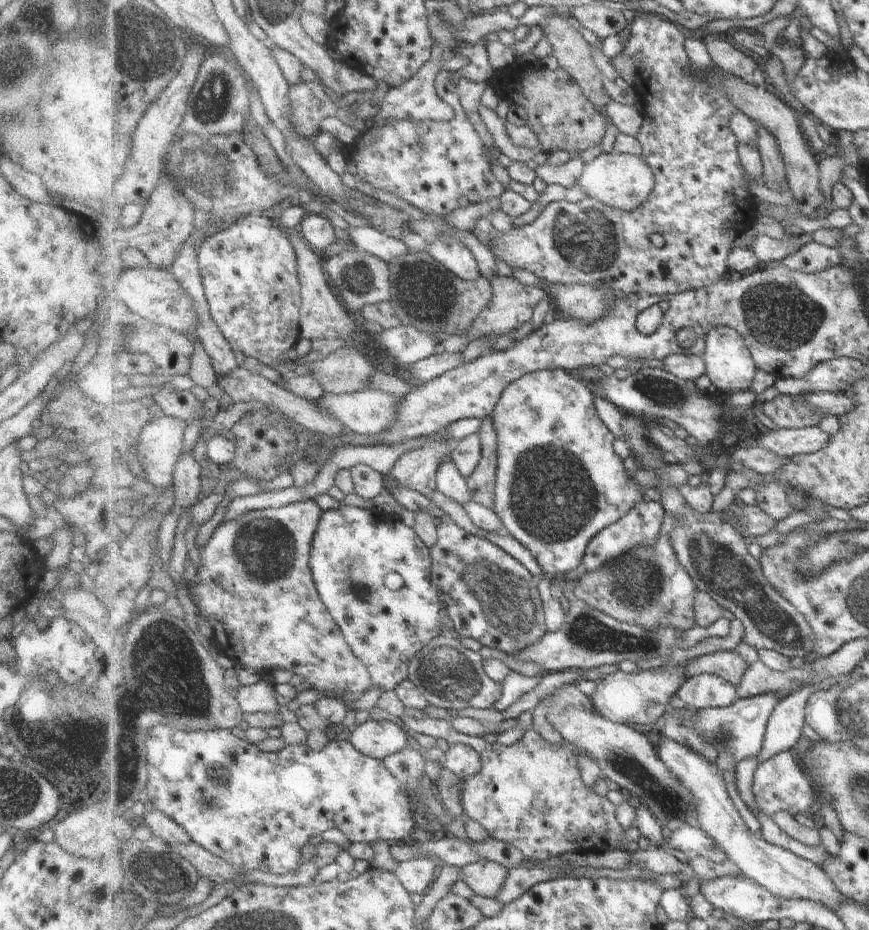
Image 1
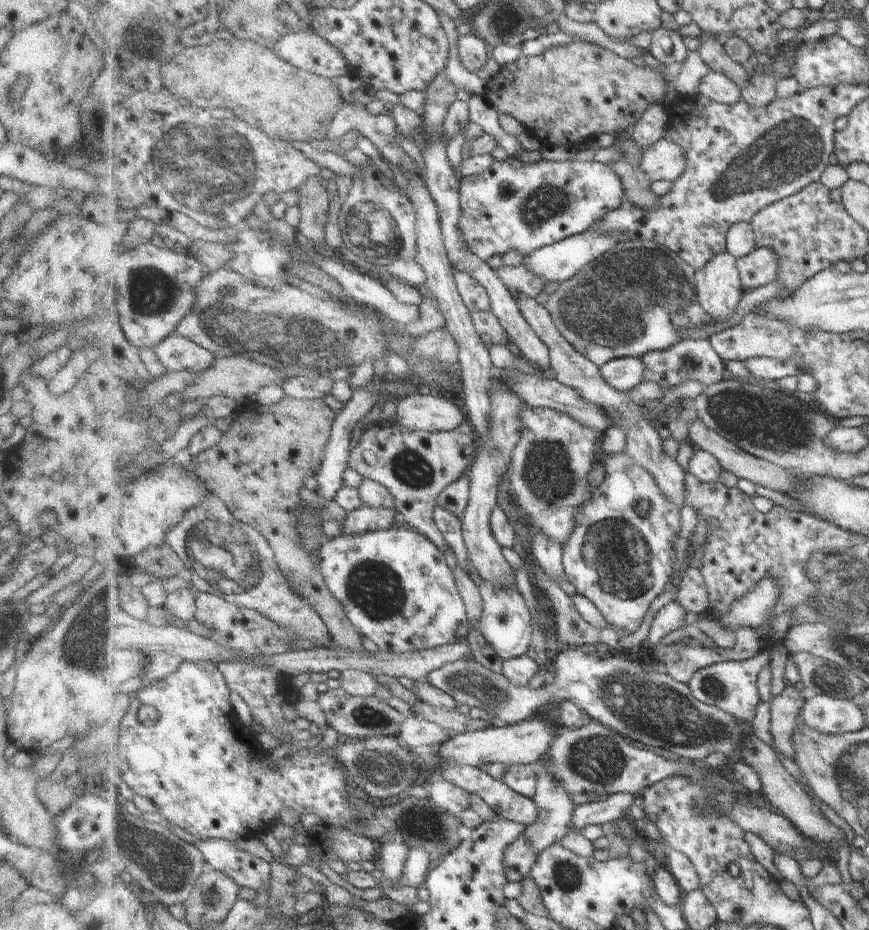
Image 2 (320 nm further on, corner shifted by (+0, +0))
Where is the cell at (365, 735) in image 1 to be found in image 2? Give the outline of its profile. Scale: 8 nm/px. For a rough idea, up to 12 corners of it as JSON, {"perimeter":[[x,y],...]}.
{"perimeter":[[410,717],[397,739],[408,748],[433,747],[455,733],[427,719]]}

